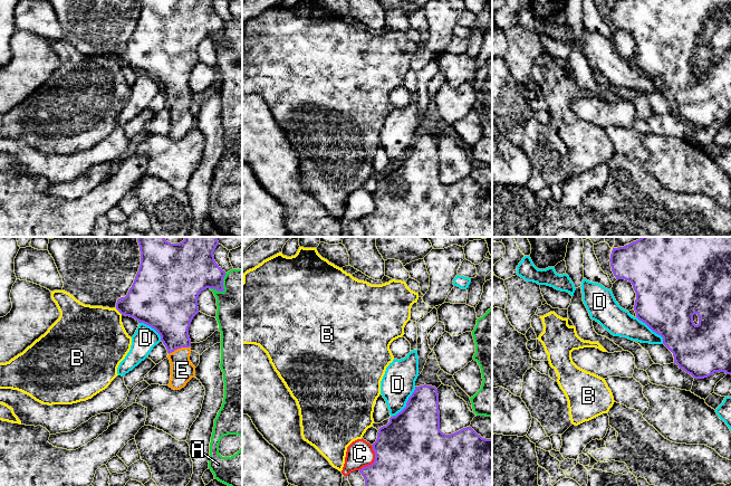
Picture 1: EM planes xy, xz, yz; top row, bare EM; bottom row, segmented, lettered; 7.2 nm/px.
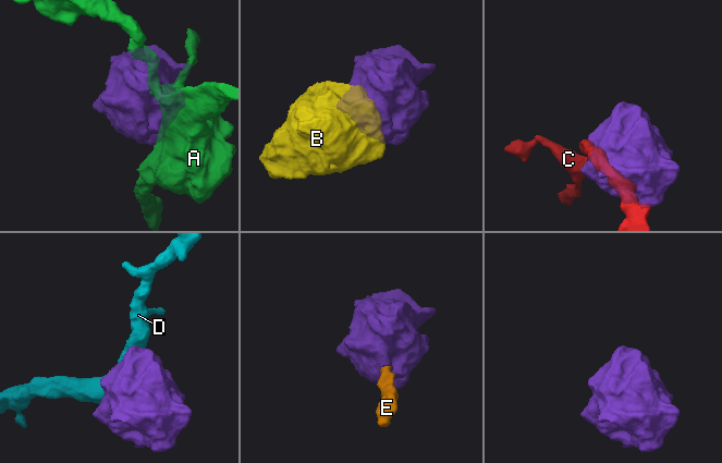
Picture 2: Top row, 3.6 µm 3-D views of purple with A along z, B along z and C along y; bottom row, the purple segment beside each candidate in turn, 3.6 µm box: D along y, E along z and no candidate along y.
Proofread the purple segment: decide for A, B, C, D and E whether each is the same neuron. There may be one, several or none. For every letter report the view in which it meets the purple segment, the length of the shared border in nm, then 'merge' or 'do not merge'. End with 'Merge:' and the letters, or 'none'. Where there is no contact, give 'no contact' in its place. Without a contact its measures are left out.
A: meets purple in xy; contact 170 nm long; do not merge
B: meets purple in xy; contact 70 nm long; do not merge
C: meets purple in xz; contact 220 nm long; do not merge
D: meets purple in xz; contact 280 nm long; do not merge
E: meets purple in xy; contact 160 nm long; merge
Merge: E

